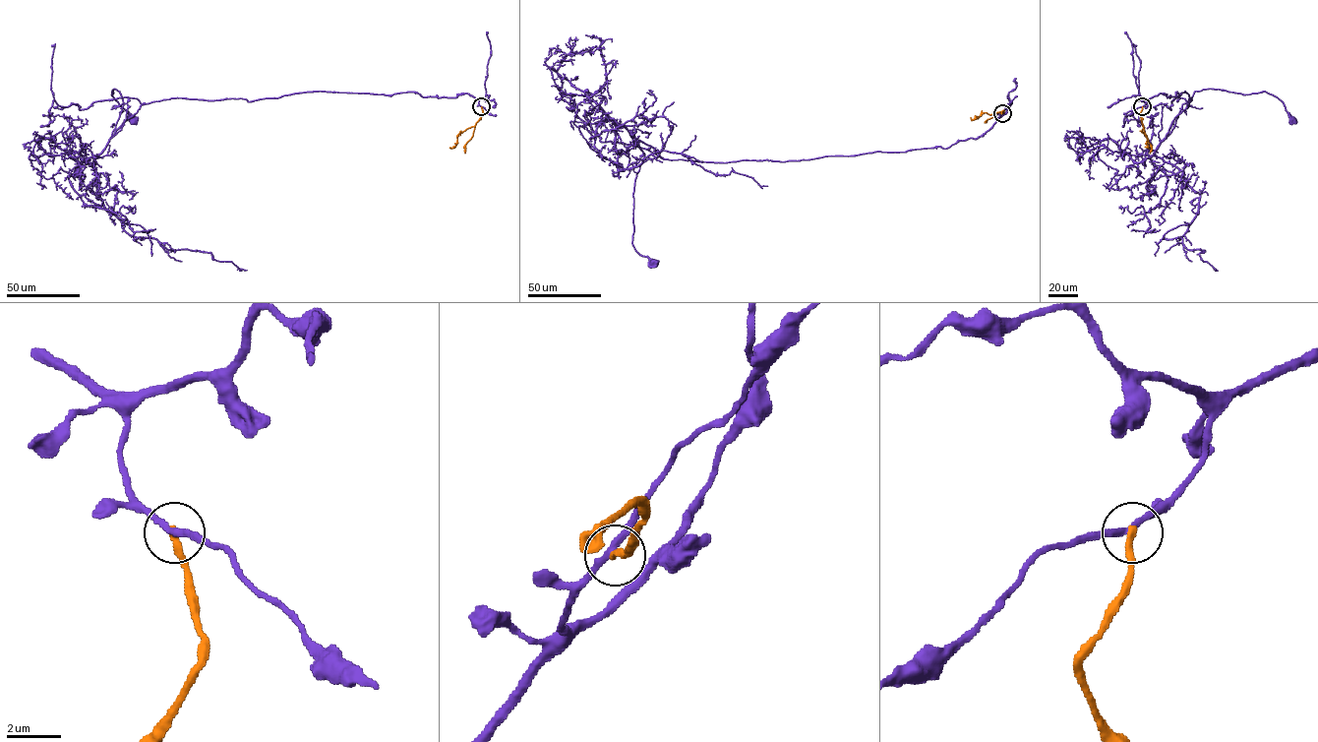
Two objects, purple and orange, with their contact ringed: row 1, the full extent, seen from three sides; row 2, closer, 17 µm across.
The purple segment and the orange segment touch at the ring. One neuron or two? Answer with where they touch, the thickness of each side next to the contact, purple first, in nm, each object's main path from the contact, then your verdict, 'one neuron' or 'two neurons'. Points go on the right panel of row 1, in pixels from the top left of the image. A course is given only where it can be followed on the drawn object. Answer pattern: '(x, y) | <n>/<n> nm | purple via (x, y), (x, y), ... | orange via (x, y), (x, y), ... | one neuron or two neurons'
(1142, 106) | 240/260 nm | purple via (1142, 106), (1160, 93), (1189, 95), (1167, 136), (1182, 105), (1202, 90), (1266, 92), (1291, 120) | orange via (1142, 106), (1140, 115), (1142, 131), (1147, 138), (1147, 148) | two neurons

